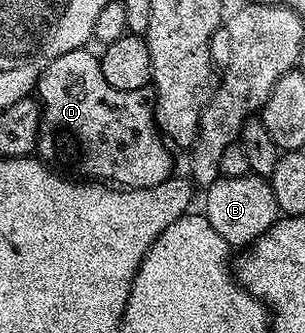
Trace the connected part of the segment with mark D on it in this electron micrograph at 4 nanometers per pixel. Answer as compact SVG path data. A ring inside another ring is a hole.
M76 48L46 66L35 89L39 101L39 112L43 117L43 128L49 131L49 148L66 164L77 167L82 177L96 178L101 182L112 182L122 189L157 188L174 175L174 153L167 147L155 119L155 104L145 97L144 91L115 90L107 86L103 78L101 61L85 48Z

